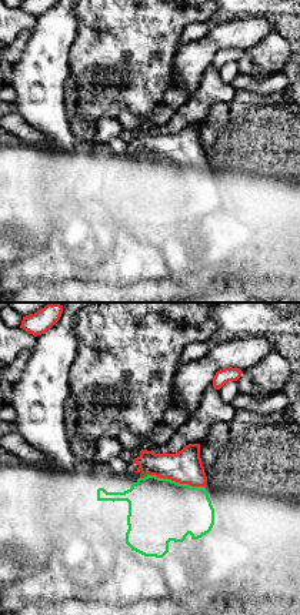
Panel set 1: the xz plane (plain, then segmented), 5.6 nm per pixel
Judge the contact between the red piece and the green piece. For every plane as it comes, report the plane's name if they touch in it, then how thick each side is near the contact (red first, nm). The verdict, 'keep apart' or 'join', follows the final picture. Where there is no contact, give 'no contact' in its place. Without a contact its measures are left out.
contact in xz; calibres 190 and 360 nm

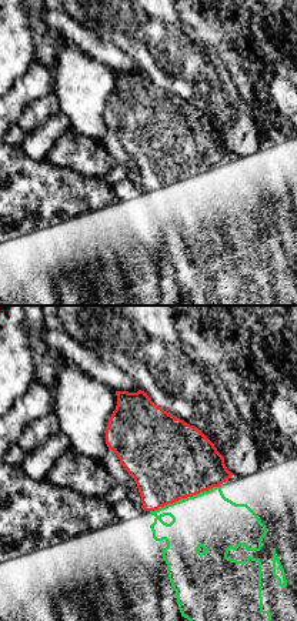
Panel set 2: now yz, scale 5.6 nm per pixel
contact in yz; calibres 460 and 320 nm

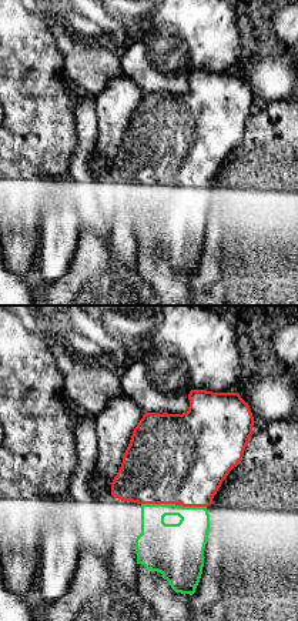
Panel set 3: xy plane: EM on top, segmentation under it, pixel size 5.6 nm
contact in xy; calibres 500 and 280 nm

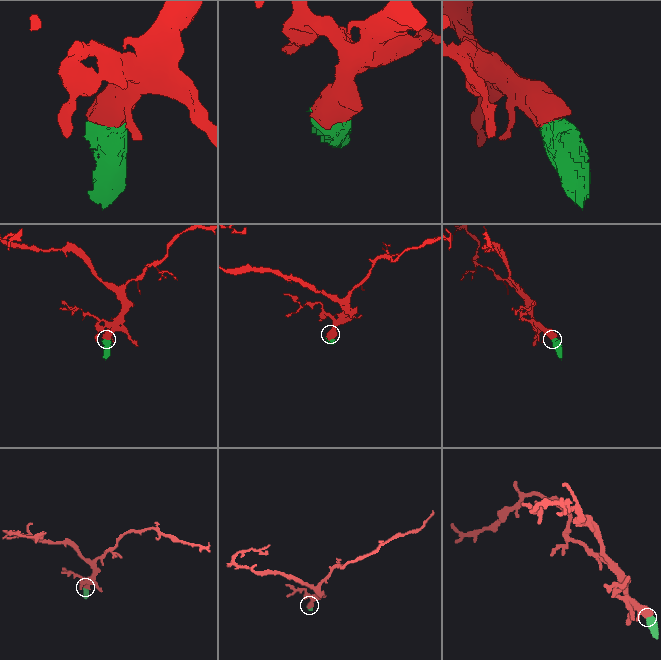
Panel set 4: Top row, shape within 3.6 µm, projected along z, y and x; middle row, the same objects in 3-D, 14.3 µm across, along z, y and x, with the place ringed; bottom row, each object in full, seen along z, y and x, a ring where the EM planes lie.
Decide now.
join

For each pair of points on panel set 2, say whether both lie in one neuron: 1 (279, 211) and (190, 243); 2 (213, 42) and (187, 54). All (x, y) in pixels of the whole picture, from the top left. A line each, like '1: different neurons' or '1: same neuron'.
1: different neurons
2: different neurons

